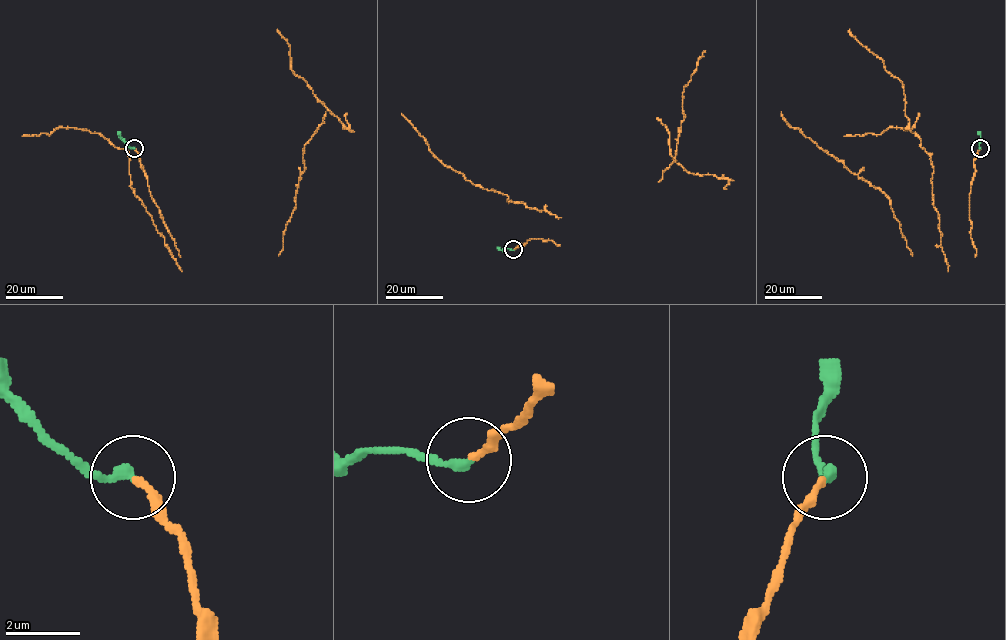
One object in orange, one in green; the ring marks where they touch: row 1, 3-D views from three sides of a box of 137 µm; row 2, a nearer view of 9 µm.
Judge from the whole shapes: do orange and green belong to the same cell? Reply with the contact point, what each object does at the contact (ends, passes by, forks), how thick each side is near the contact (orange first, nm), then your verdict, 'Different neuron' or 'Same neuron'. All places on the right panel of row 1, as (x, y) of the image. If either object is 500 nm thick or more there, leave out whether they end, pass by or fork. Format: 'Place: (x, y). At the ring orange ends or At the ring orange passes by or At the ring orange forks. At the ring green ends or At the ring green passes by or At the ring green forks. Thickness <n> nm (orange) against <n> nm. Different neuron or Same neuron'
Place: (980, 148). At the ring orange ends. At the ring green ends. Thickness 180 nm (orange) against 280 nm. Same neuron

